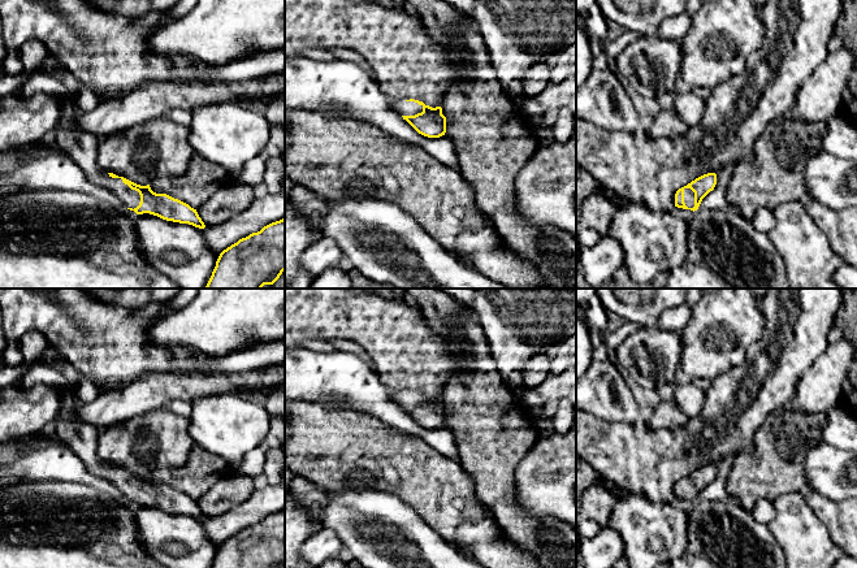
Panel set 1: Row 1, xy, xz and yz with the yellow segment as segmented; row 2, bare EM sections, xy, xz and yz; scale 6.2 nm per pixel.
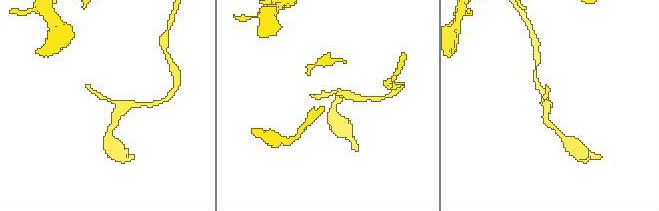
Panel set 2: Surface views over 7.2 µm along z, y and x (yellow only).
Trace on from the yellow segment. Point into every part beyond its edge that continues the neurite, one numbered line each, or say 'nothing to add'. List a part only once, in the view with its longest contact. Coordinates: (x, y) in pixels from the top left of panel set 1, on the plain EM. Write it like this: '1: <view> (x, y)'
1: xy (81, 437)

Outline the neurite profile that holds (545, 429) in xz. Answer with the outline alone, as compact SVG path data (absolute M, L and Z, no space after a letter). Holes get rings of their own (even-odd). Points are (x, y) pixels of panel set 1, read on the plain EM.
M554 416L547 421L534 422L538 434L538 441L544 438L550 438L555 434L553 421L554 421Z

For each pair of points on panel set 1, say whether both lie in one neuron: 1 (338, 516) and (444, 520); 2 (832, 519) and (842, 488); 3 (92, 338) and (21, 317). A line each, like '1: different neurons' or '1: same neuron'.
1: different neurons
2: different neurons
3: same neuron

